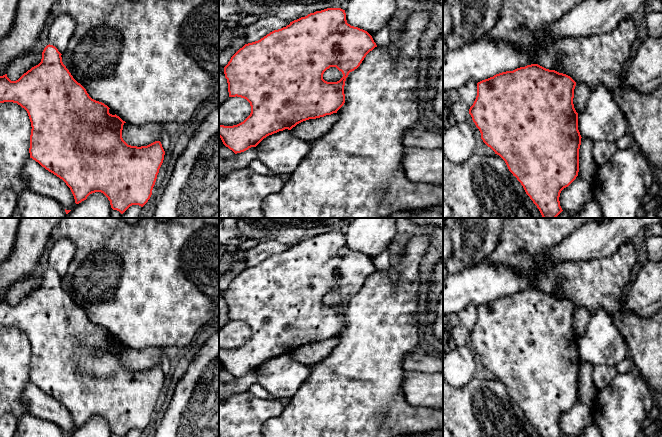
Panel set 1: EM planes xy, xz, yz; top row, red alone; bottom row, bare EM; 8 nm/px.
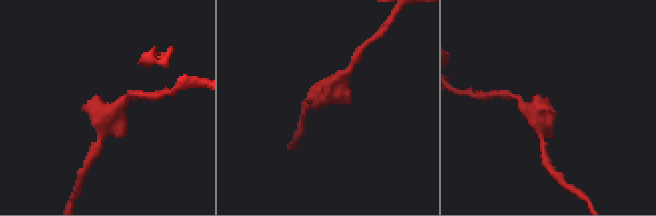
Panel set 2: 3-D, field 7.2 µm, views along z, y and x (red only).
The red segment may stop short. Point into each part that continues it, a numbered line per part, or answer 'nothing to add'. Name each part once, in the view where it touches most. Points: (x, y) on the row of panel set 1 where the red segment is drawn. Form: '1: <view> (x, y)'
nothing to add

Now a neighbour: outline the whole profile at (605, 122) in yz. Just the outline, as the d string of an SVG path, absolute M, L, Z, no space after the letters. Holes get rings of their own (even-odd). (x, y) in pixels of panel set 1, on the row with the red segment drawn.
M600 81L591 90L585 110L578 113L578 130L581 137L593 141L616 142L626 134L626 120Z

